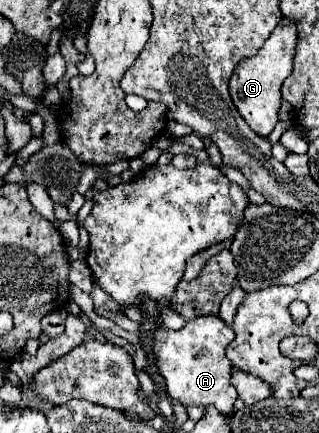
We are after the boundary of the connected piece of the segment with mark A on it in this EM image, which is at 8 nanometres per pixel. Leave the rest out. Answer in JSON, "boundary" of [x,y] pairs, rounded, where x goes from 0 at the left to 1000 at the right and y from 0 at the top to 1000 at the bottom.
{"boundary":[[[633,730],[577,748],[571,762],[545,767],[533,758],[489,758],[489,845],[520,878],[527,910],[577,938],[677,938],[690,956],[727,956],[734,928],[746,919],[721,887],[727,841],[702,808],[734,785],[734,767],[690,730]]]}

